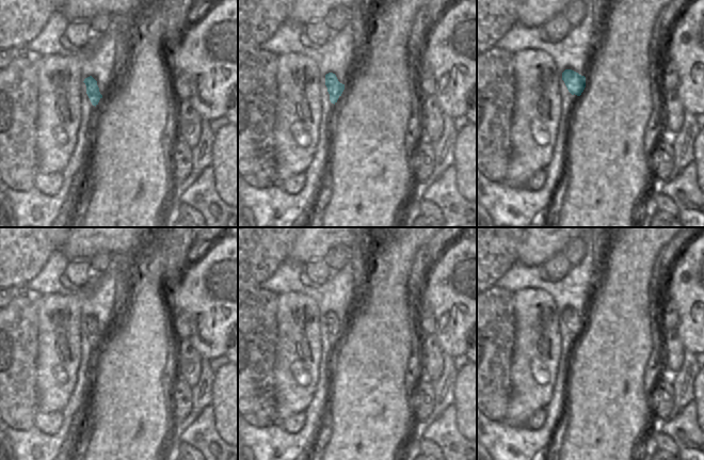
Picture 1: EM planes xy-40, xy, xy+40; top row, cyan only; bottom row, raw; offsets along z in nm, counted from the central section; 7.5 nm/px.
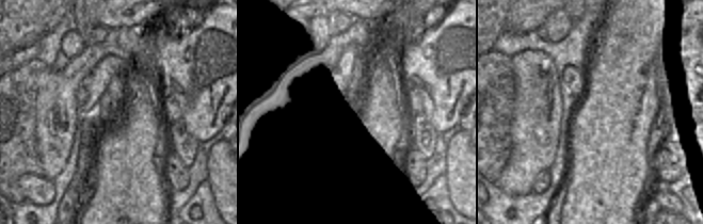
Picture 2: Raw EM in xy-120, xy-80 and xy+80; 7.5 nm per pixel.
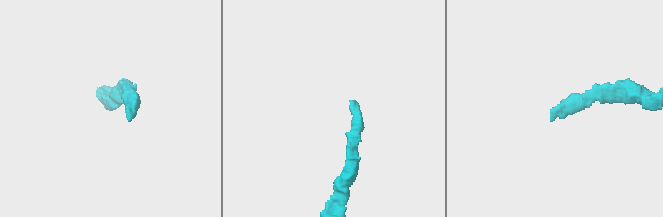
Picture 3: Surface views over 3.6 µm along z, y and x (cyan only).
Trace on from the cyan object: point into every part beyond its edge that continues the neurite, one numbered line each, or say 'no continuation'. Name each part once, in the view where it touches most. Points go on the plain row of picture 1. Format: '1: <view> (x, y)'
1: xy-40 (86, 347)

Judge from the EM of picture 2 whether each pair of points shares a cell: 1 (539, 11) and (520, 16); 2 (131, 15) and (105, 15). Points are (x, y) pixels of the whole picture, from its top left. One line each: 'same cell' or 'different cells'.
1: same cell
2: same cell

